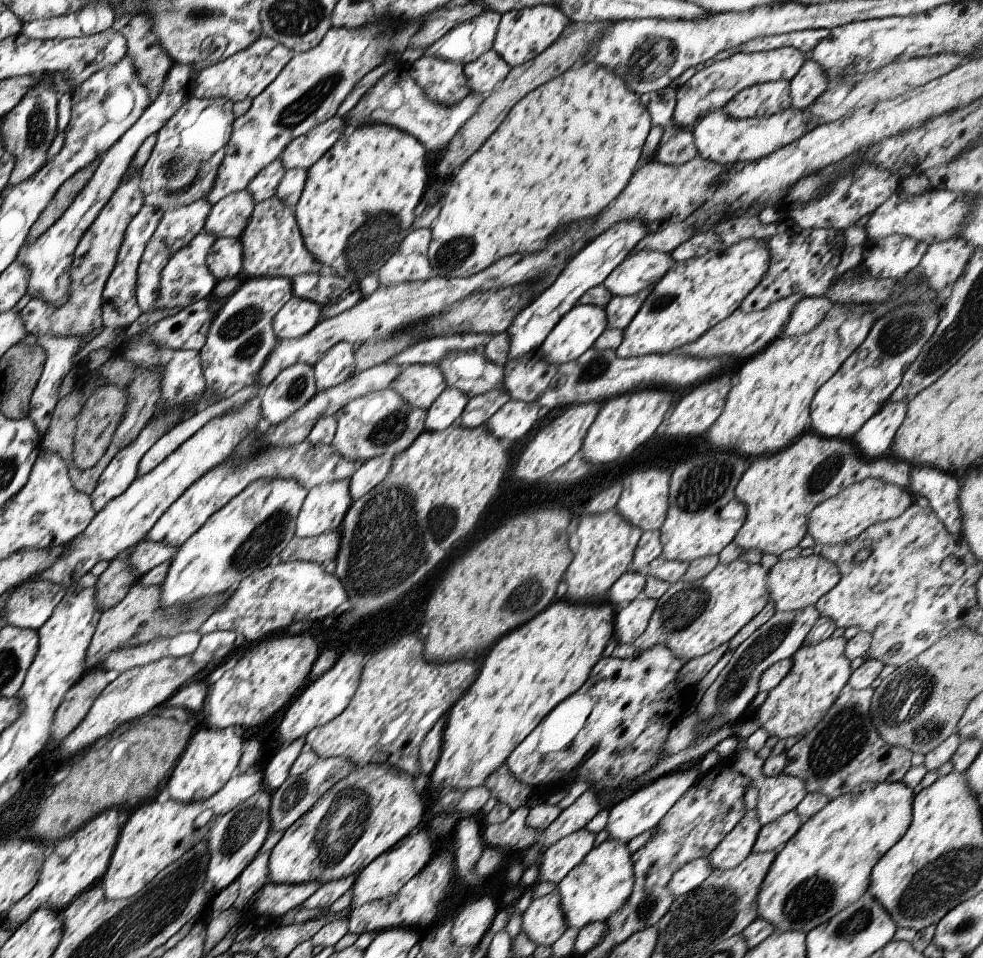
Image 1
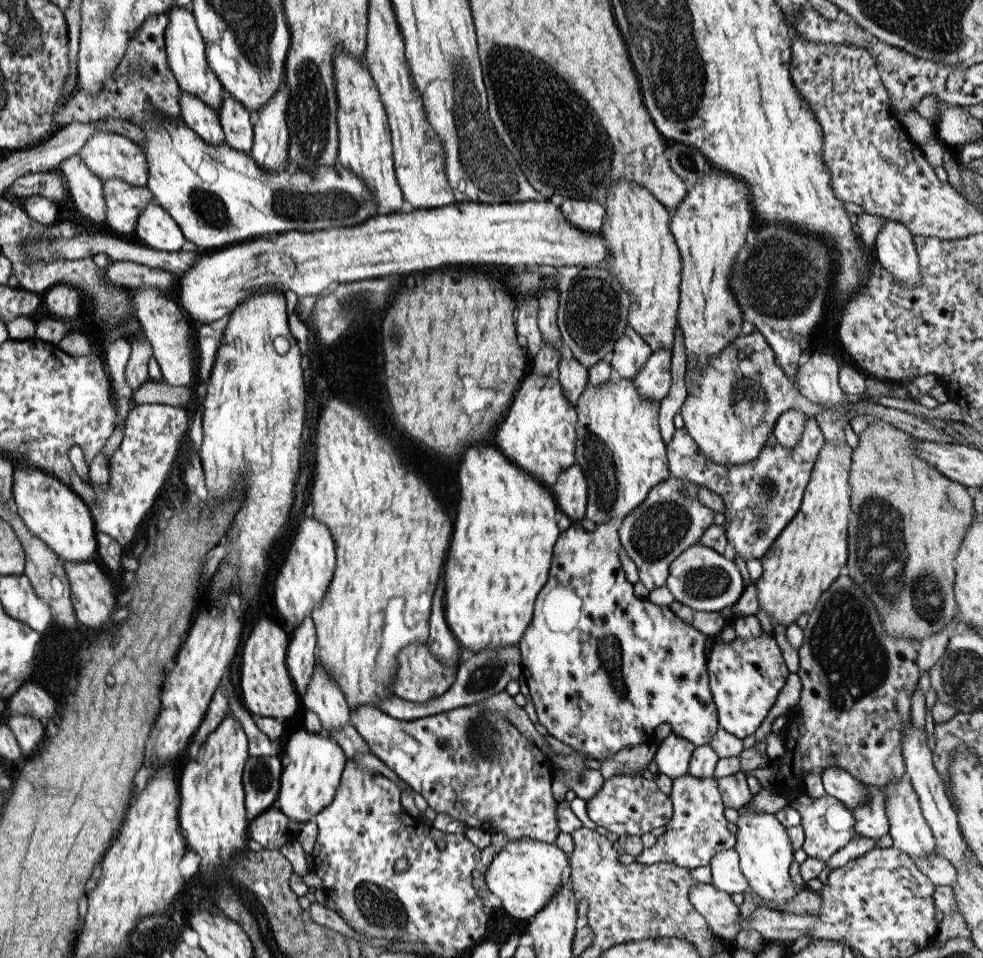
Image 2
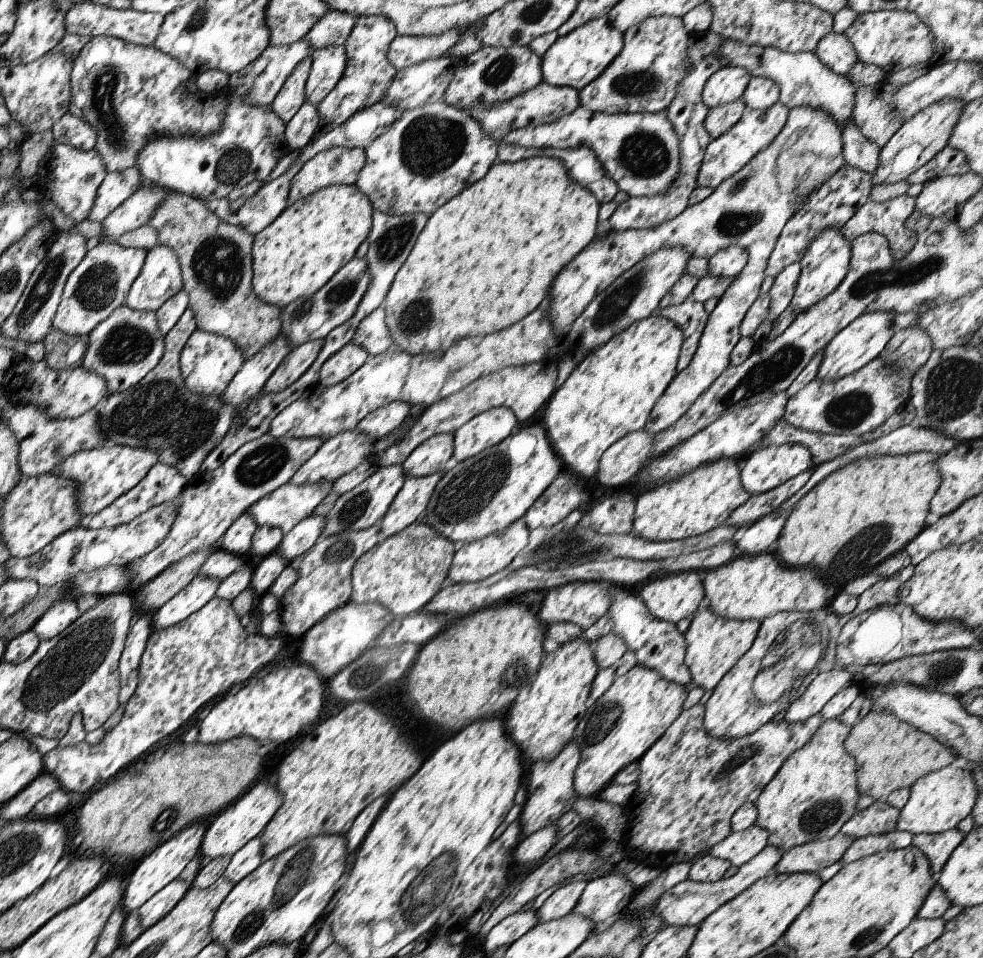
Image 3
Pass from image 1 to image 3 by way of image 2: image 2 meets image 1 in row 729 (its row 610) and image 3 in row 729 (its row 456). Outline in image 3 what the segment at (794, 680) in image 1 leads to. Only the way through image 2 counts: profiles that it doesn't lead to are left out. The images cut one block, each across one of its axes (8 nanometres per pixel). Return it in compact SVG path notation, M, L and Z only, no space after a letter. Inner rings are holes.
M840 718L823 721L812 738L786 758L764 787L754 802L758 809L755 824L769 832L770 845L787 851L810 841L832 838L854 814L860 794L856 761L845 747L851 728Z

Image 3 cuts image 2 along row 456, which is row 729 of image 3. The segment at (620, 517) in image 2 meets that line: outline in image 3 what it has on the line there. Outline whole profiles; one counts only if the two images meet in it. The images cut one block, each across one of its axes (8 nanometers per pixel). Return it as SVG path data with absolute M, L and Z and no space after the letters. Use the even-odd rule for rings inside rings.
M638 664L615 678L612 686L586 709L571 736L581 752L573 778L578 796L597 798L619 770L639 761L682 714L682 704L693 687L692 682L688 687L668 682L656 669Z

